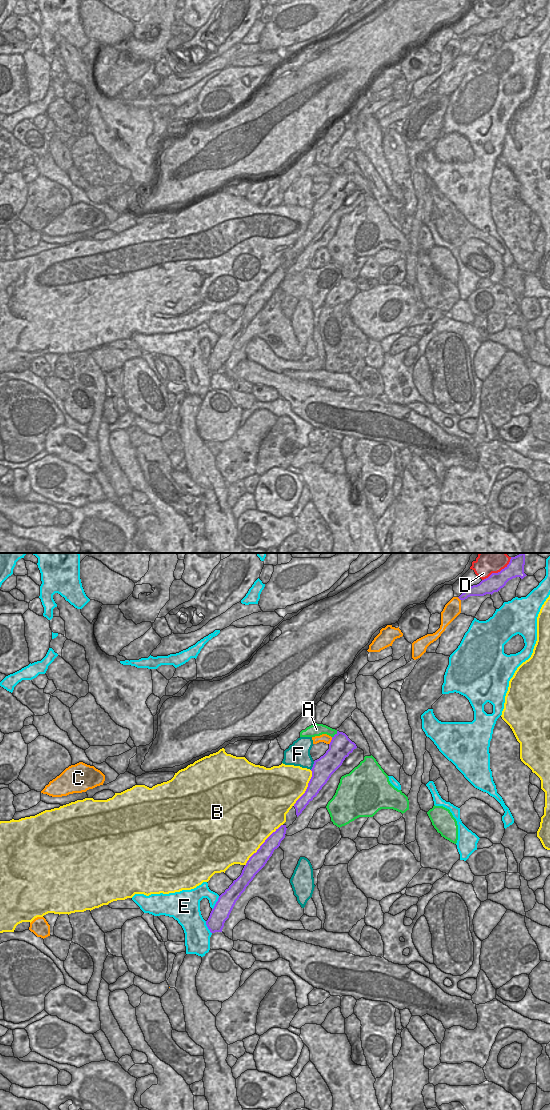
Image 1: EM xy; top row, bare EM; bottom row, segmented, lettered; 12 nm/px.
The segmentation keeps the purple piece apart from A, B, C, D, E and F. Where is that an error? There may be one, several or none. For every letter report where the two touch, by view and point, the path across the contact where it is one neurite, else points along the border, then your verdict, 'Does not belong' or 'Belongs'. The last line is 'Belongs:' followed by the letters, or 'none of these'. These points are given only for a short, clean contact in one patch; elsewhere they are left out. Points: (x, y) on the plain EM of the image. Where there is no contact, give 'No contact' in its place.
A: Touches purple at xy (335, 174). Does not belong
B: Touches purple at xy (262, 284). Does not belong
C: Touches purple at xy (331, 181). Does not belong
D: Touches purple at xy (496, 13). Does not belong
E: Touches purple at xy (216, 343). Does not belong
F: Touches purple at xy (313, 205). Does not belong
Belongs: none of these.

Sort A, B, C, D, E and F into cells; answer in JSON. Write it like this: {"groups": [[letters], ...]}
{"groups": [["A"], ["B"], ["C"], ["D"], ["E"], ["F"]]}

